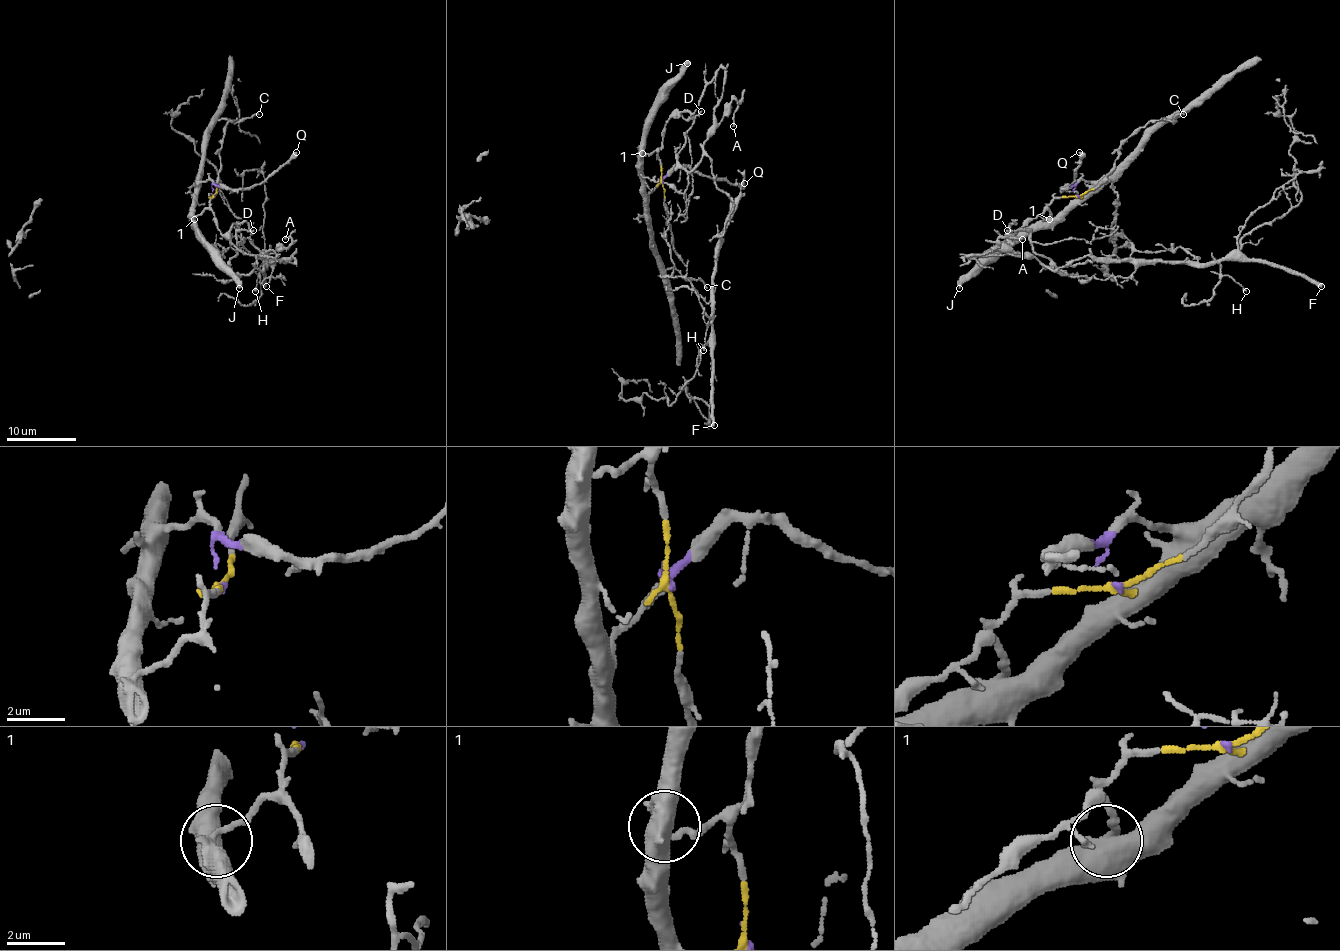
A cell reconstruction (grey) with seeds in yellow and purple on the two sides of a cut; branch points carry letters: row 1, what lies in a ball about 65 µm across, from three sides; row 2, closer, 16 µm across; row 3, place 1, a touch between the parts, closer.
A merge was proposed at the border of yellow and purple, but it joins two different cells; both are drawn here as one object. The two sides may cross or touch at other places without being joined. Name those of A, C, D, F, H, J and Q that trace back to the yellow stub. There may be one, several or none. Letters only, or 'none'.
A, D, F, H

